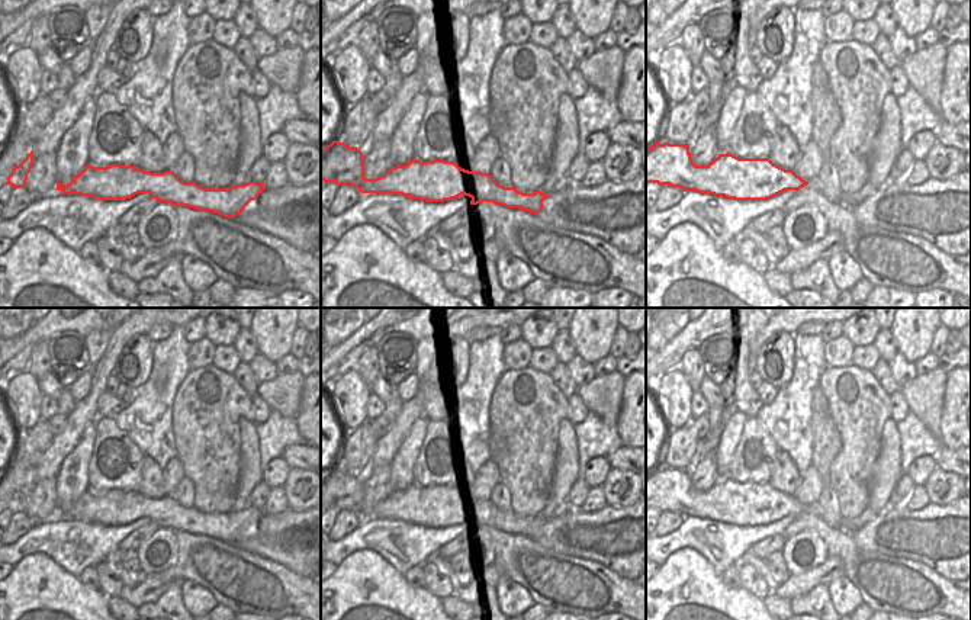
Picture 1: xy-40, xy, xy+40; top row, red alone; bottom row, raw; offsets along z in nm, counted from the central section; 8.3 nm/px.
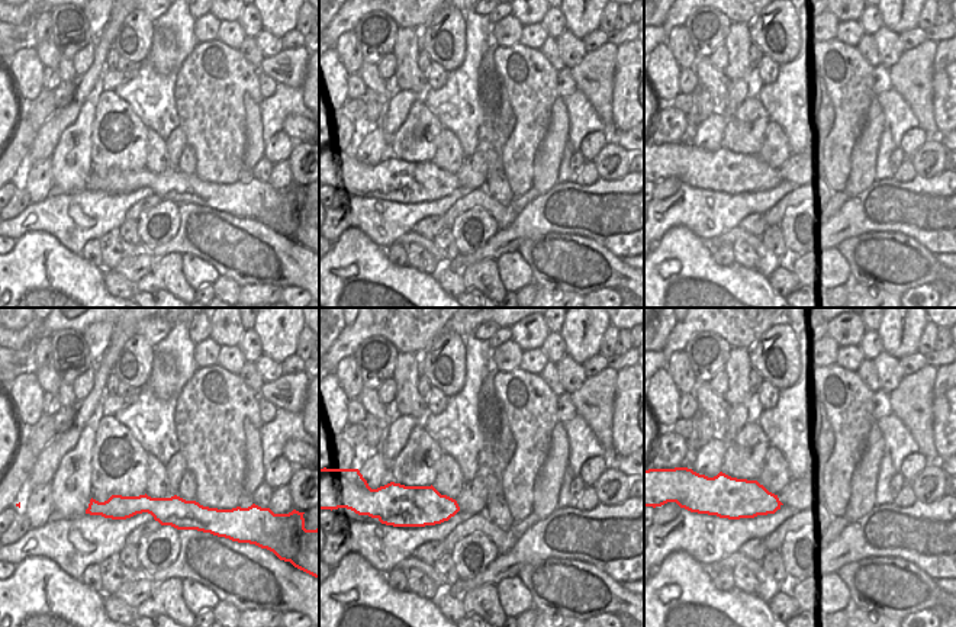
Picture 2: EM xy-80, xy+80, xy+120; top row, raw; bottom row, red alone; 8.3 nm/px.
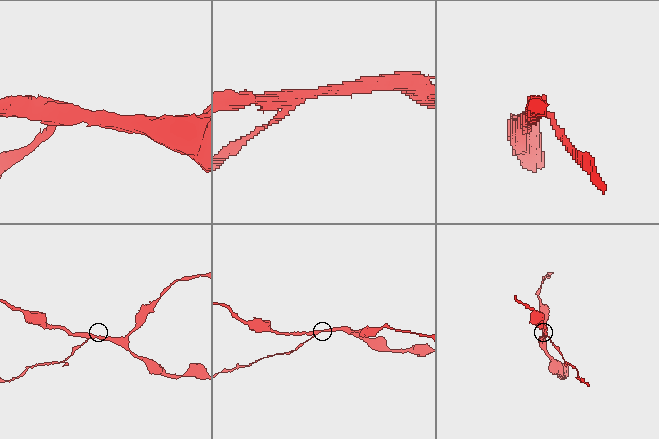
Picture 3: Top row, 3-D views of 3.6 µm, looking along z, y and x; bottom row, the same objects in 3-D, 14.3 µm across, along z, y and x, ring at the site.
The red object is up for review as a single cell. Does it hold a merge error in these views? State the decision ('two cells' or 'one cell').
two cells

